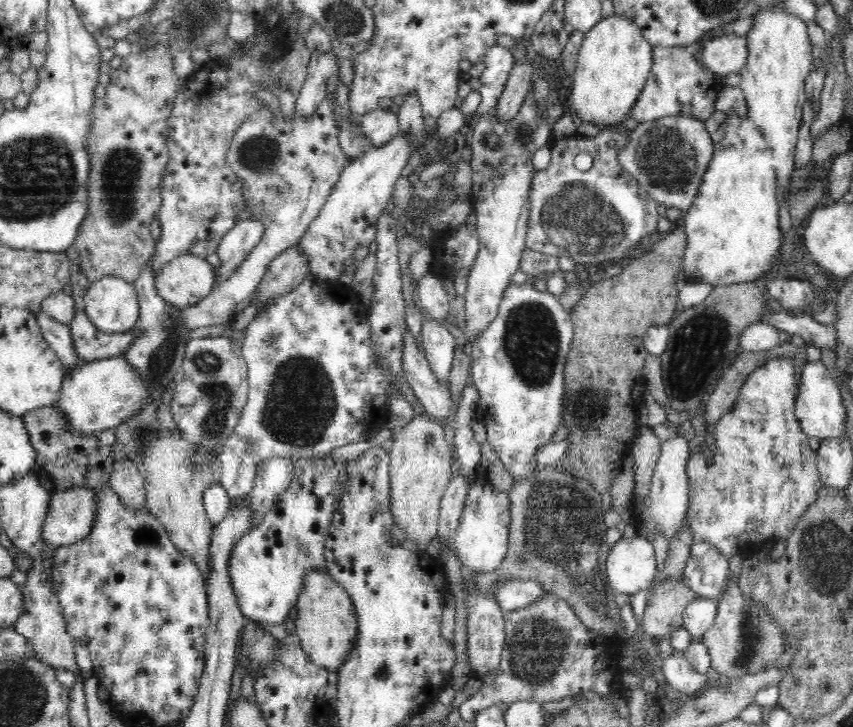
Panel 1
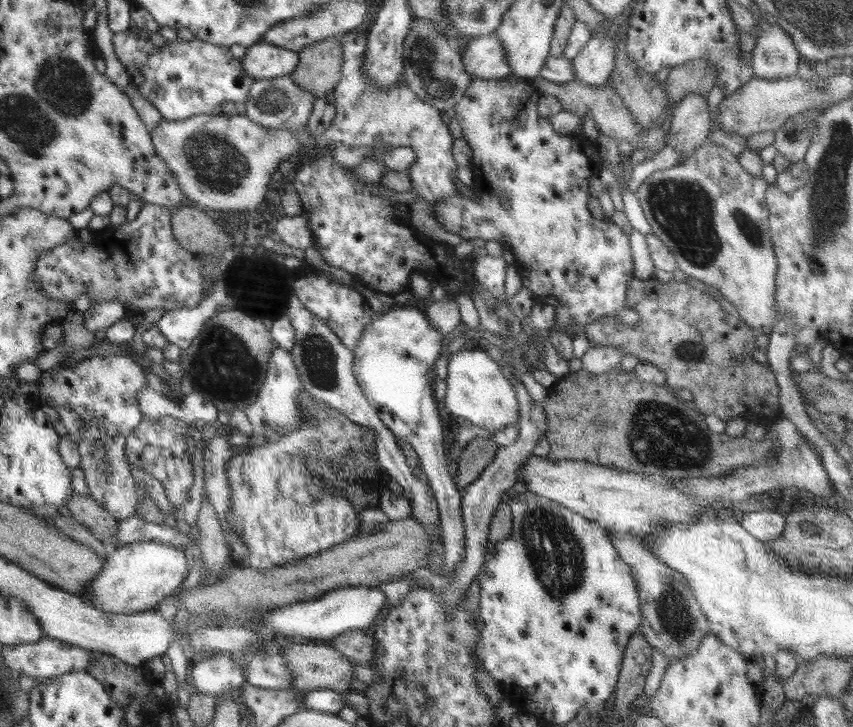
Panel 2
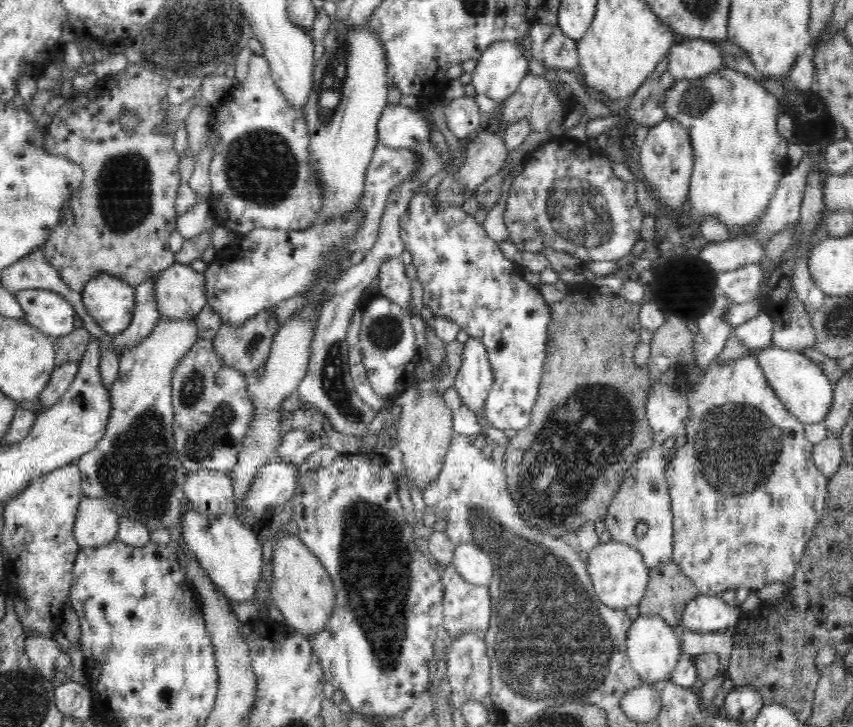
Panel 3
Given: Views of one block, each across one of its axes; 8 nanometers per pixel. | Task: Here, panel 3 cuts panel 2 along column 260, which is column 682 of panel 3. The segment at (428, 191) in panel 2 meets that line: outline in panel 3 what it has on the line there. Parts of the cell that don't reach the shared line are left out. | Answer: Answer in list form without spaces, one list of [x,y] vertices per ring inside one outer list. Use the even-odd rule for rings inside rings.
[[[666,118],[650,127],[644,143],[639,148],[640,170],[644,176],[645,184],[651,186],[652,194],[658,197],[662,203],[677,208],[688,202],[689,184],[693,173],[693,146],[686,128],[684,128],[676,119]]]

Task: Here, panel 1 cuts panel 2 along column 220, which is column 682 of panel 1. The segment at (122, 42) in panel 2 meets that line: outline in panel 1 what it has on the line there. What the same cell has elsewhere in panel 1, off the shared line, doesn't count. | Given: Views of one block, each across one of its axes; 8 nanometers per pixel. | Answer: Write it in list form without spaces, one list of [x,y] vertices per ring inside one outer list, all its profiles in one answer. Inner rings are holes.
[[[693,42],[684,46],[652,48],[653,66],[640,97],[629,117],[645,123],[665,116],[686,115],[705,121],[715,111],[719,78],[702,62],[703,45]]]

